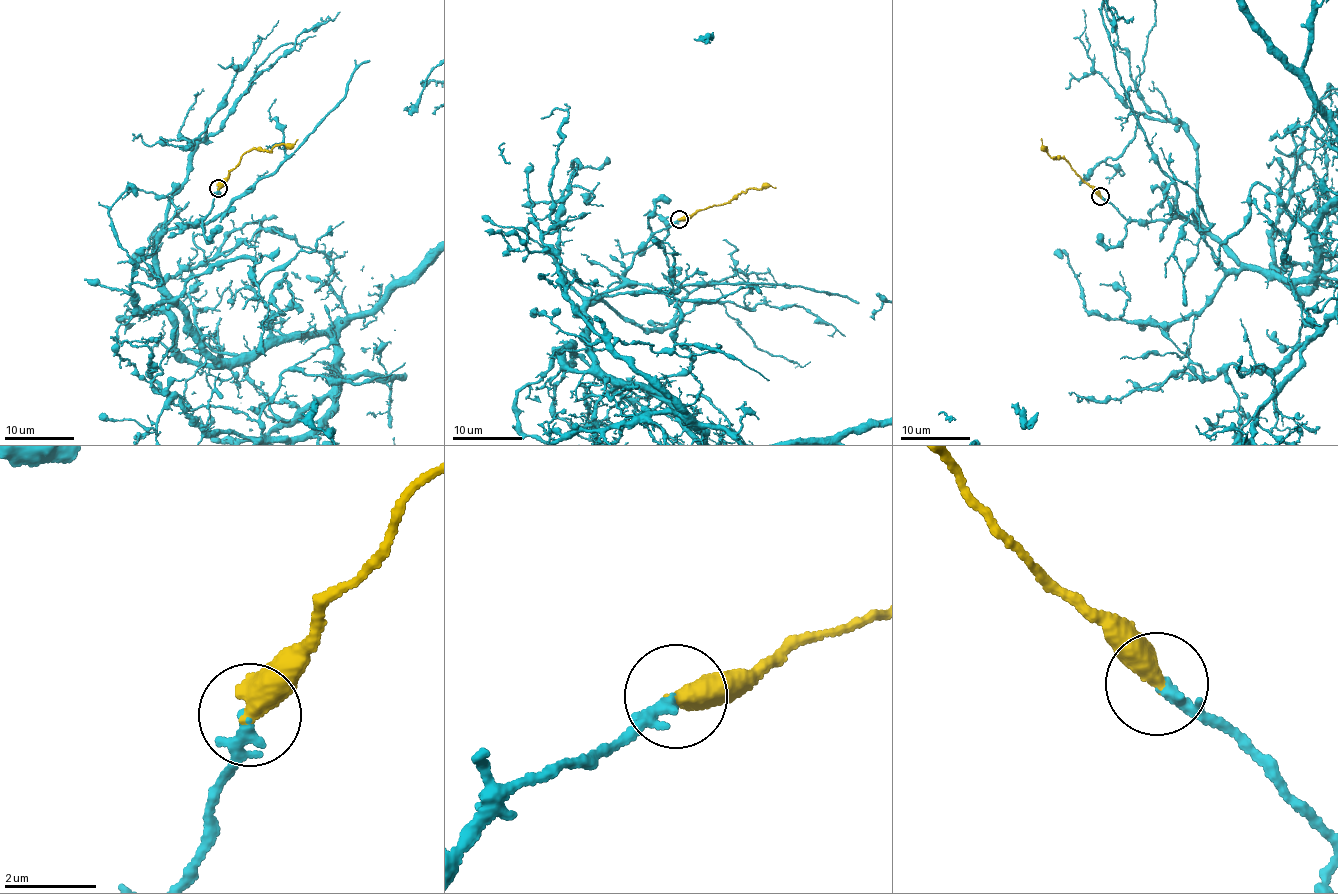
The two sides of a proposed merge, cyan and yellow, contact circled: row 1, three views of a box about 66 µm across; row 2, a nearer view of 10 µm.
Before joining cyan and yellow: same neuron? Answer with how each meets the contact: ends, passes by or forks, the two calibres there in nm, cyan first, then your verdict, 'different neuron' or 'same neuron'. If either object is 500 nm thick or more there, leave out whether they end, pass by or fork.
calibres 200 and 550 nm; same neuron

